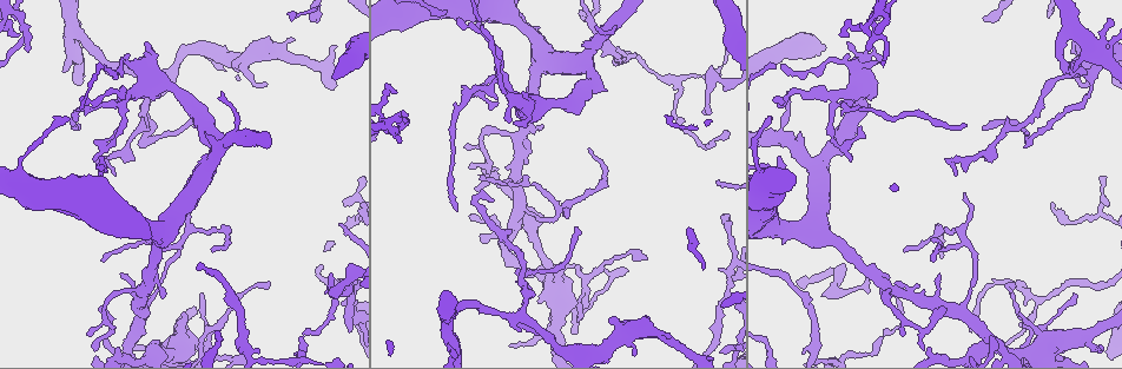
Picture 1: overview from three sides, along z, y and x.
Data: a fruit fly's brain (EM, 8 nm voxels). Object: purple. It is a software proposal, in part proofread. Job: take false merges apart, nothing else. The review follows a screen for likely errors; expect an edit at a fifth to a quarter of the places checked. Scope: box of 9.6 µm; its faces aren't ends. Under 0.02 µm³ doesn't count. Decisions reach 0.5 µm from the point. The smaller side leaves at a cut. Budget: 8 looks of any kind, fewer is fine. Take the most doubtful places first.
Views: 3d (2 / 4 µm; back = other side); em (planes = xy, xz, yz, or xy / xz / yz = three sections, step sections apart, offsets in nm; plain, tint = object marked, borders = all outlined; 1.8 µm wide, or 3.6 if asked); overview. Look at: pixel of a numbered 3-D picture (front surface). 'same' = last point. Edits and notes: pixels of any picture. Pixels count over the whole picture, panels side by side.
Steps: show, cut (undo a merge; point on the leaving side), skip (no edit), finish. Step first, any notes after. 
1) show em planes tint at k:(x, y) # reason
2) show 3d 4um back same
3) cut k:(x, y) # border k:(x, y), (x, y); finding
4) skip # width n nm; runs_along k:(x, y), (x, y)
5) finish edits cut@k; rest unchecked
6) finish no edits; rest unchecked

show em planes tint at 1:(503, 77) # thin arm on a thick one

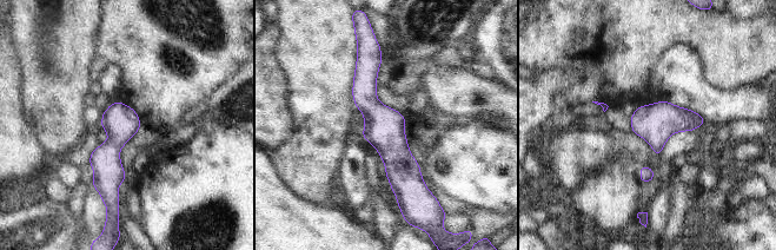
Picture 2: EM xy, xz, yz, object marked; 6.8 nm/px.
skip # width 240 nm; runs_along 2:(373, 56), (367, 103), (399, 195); one neuron here

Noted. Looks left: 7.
show em yz step 16 borders at 1:(1039, 299)

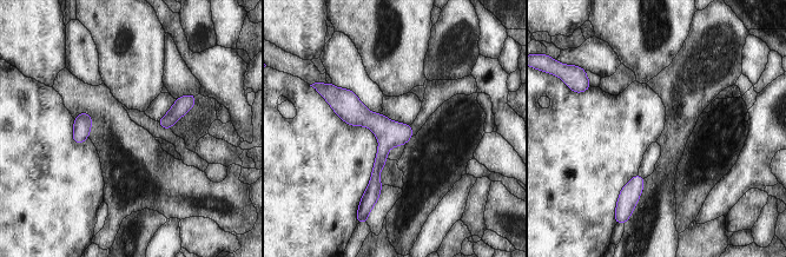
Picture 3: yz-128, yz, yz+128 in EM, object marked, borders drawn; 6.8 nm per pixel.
skip # runs_along 3:(337, 91), (383, 134), (370, 197); all the same neuron

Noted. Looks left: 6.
show 3d 2um back at 1:(522, 319) # arms part here

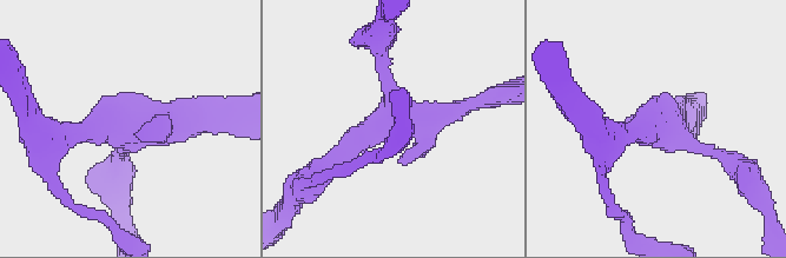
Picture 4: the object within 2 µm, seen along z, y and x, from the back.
show em planes tint at 4:(390, 114) # arms 3; arm_widths 190, 190, 200 nm; need the tissue

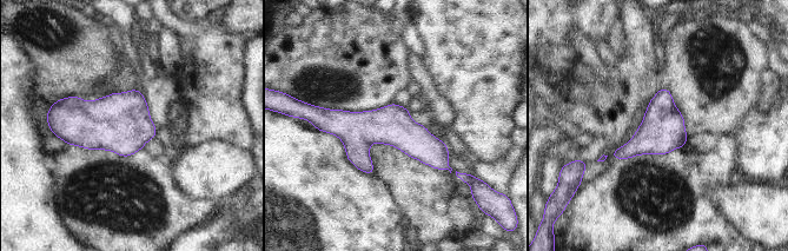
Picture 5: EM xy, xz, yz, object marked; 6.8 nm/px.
skip # runs_along 5:(325, 117), (394, 126), (445, 166); continuous, no second neuron

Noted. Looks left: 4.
finish no edits; rest unchecked

